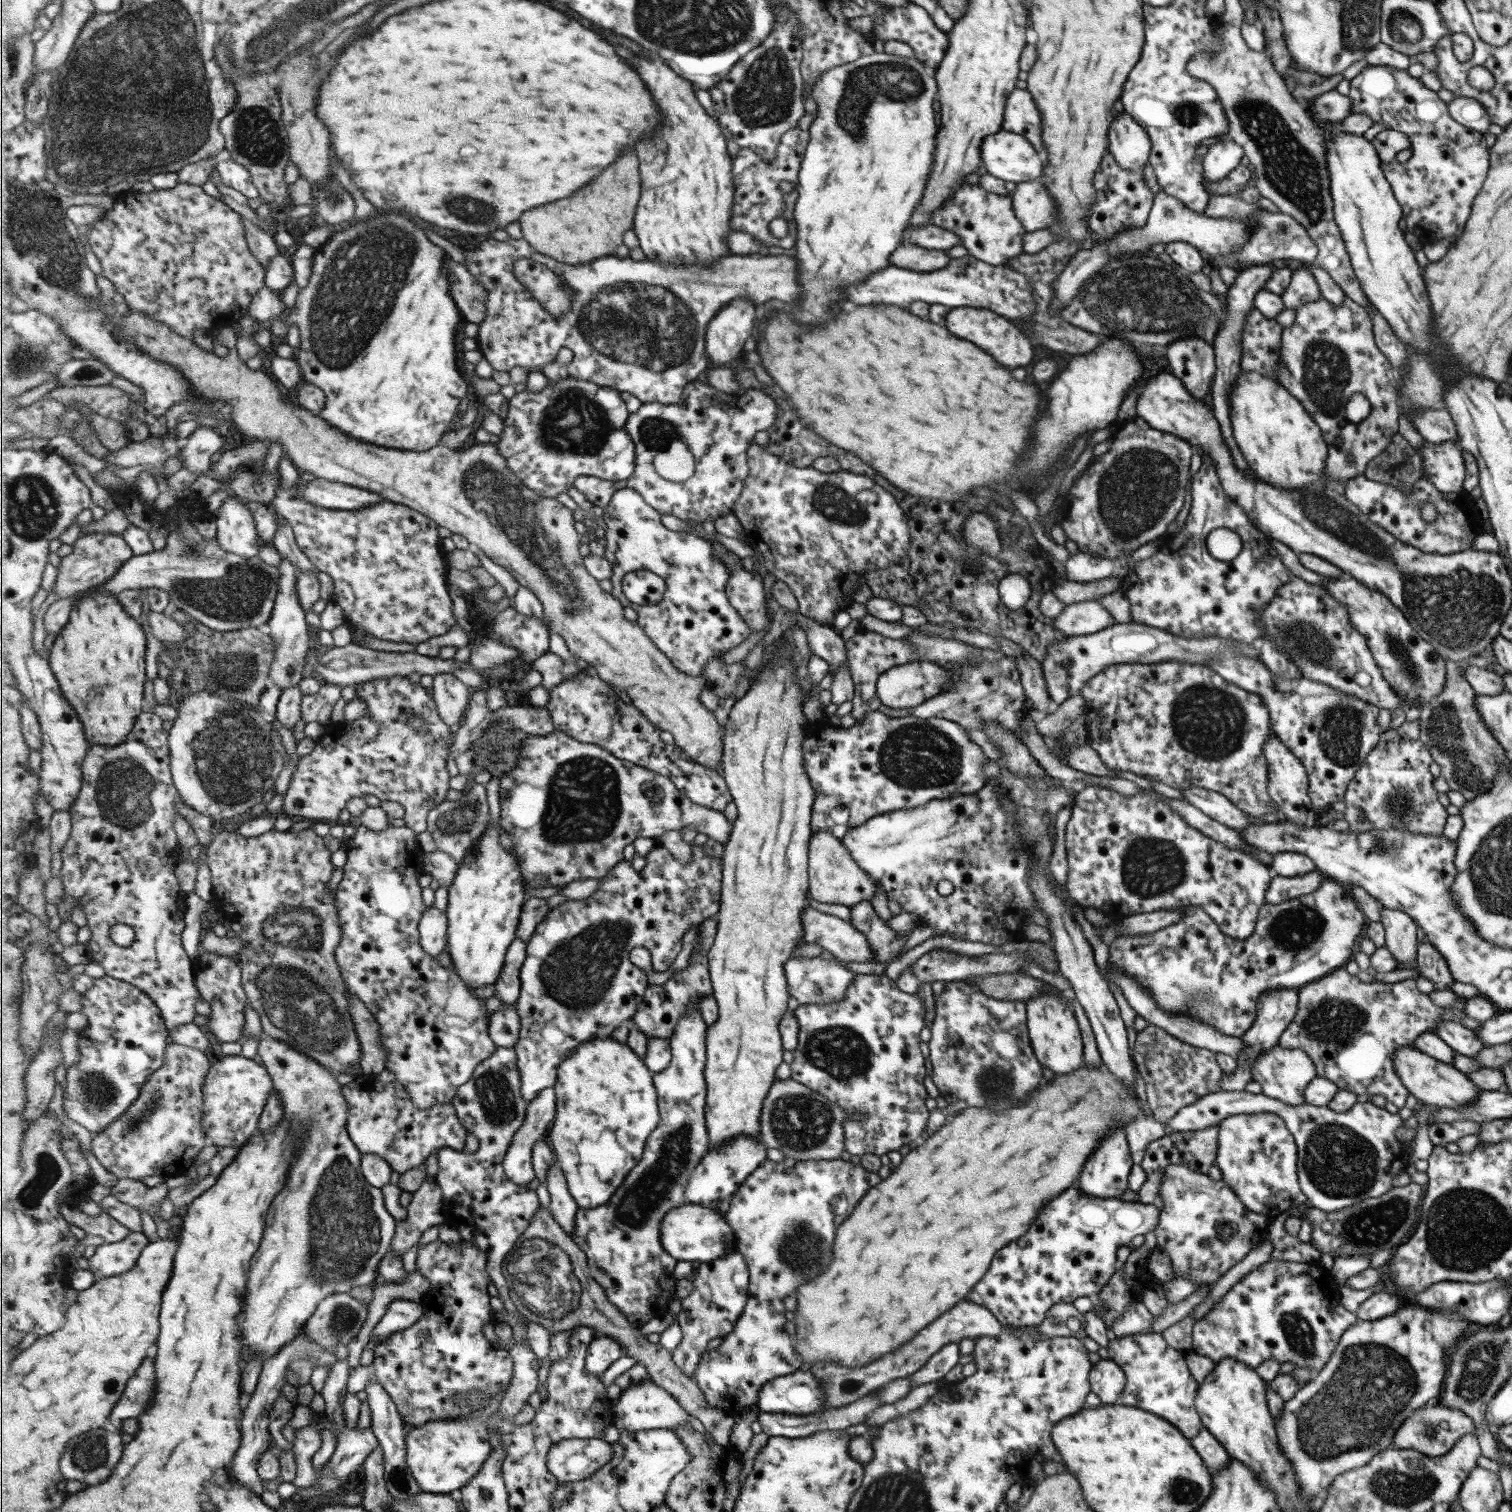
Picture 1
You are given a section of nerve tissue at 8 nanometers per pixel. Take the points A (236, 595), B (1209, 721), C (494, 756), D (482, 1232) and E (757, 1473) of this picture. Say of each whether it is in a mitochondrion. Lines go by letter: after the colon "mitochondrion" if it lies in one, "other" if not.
A: mitochondrion
B: mitochondrion
C: mitochondrion
D: other
E: other

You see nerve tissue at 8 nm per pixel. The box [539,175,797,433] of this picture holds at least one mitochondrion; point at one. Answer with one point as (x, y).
(645, 326)

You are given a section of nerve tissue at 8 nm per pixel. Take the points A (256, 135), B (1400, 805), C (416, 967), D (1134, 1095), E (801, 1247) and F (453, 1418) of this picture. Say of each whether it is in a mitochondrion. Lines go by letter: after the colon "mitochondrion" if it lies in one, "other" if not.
A: mitochondrion
B: mitochondrion
C: other
D: other
E: mitochondrion
F: other

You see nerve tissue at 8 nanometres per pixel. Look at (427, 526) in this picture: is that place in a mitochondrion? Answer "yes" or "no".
no

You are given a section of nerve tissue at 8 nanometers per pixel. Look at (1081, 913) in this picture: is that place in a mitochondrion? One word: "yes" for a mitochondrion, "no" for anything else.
no

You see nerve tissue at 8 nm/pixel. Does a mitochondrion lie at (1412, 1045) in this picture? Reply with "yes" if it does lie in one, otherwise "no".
no

